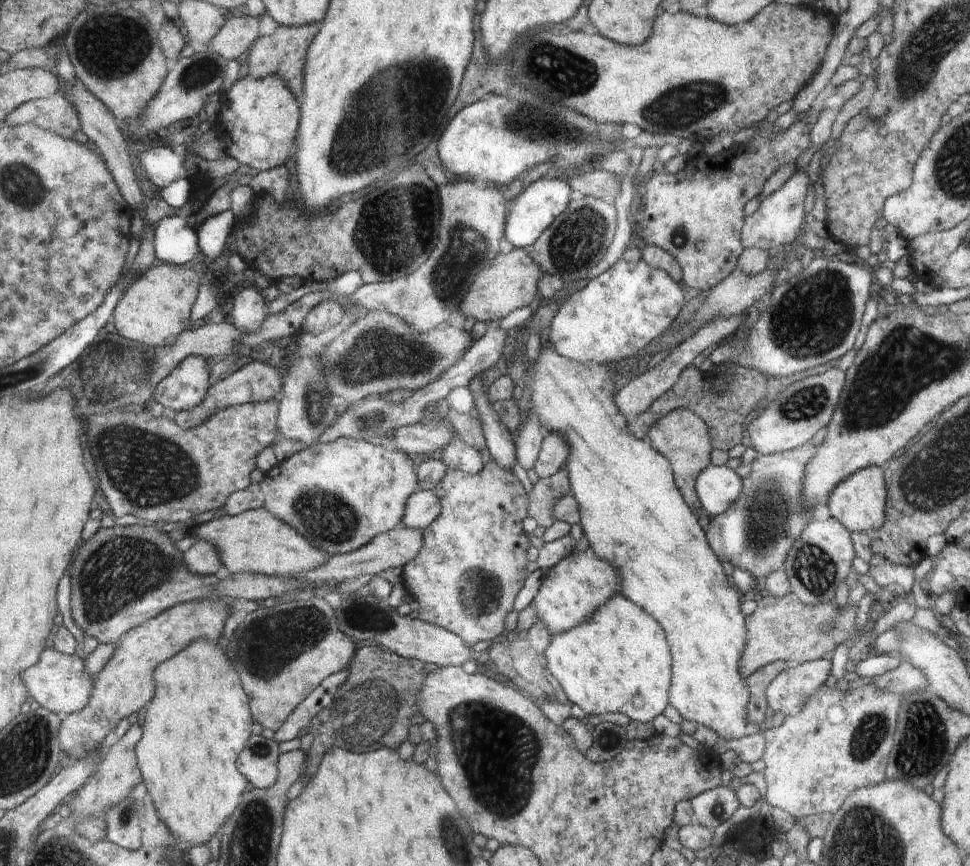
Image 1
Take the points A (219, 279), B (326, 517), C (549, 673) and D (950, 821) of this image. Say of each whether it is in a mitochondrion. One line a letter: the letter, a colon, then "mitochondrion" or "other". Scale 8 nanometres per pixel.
A: other
B: mitochondrion
C: other
D: other

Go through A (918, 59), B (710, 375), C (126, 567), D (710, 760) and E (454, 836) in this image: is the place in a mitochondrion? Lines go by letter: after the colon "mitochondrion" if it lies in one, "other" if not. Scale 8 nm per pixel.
A: mitochondrion
B: other
C: mitochondrion
D: other
E: mitochondrion

